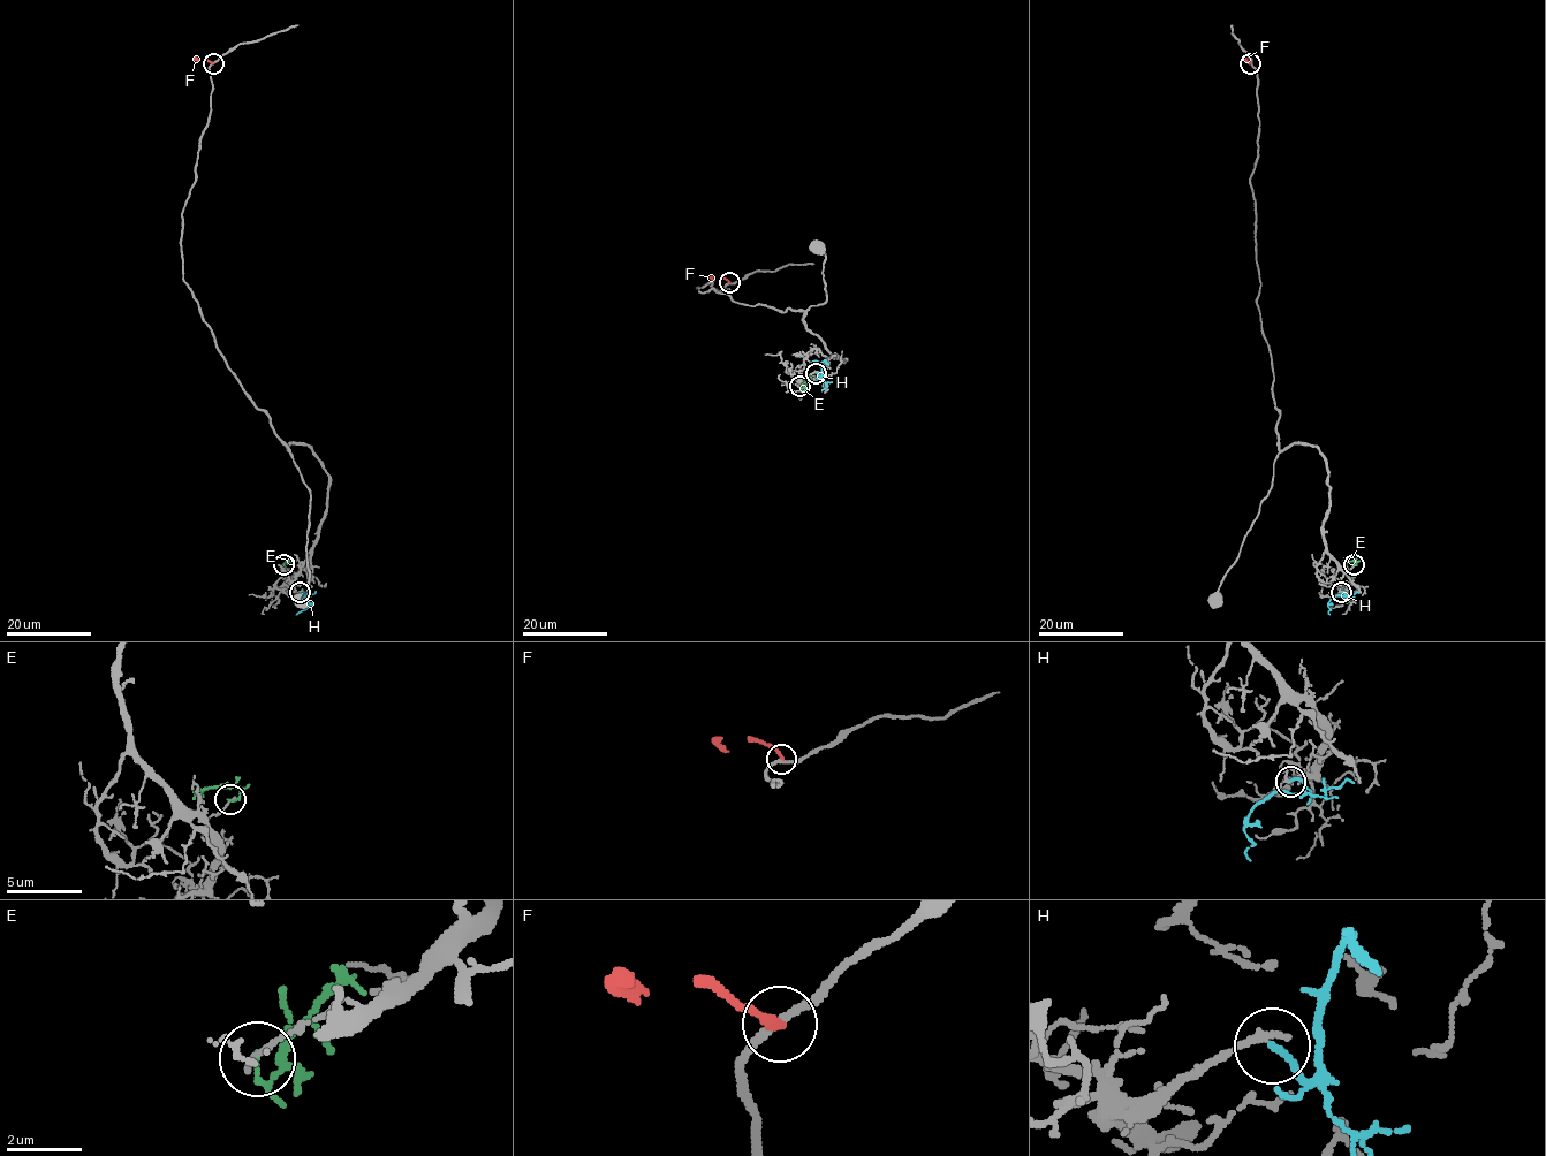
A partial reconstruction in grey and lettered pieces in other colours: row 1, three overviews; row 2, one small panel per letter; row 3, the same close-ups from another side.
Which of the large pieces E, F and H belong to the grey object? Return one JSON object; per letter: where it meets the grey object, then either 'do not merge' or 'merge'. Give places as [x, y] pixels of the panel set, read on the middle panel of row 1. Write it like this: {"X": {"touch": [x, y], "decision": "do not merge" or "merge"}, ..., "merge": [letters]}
{"E": {"touch": [800, 386], "decision": "do not merge"}, "F": {"touch": [729, 282], "decision": "do not merge"}, "H": {"touch": [816, 373], "decision": "merge"}, "merge": ["H"]}

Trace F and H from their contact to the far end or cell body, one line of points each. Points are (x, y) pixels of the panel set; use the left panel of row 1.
F: (213, 62), (195, 59)
H: (300, 592), (305, 594), (309, 605), (296, 615)

